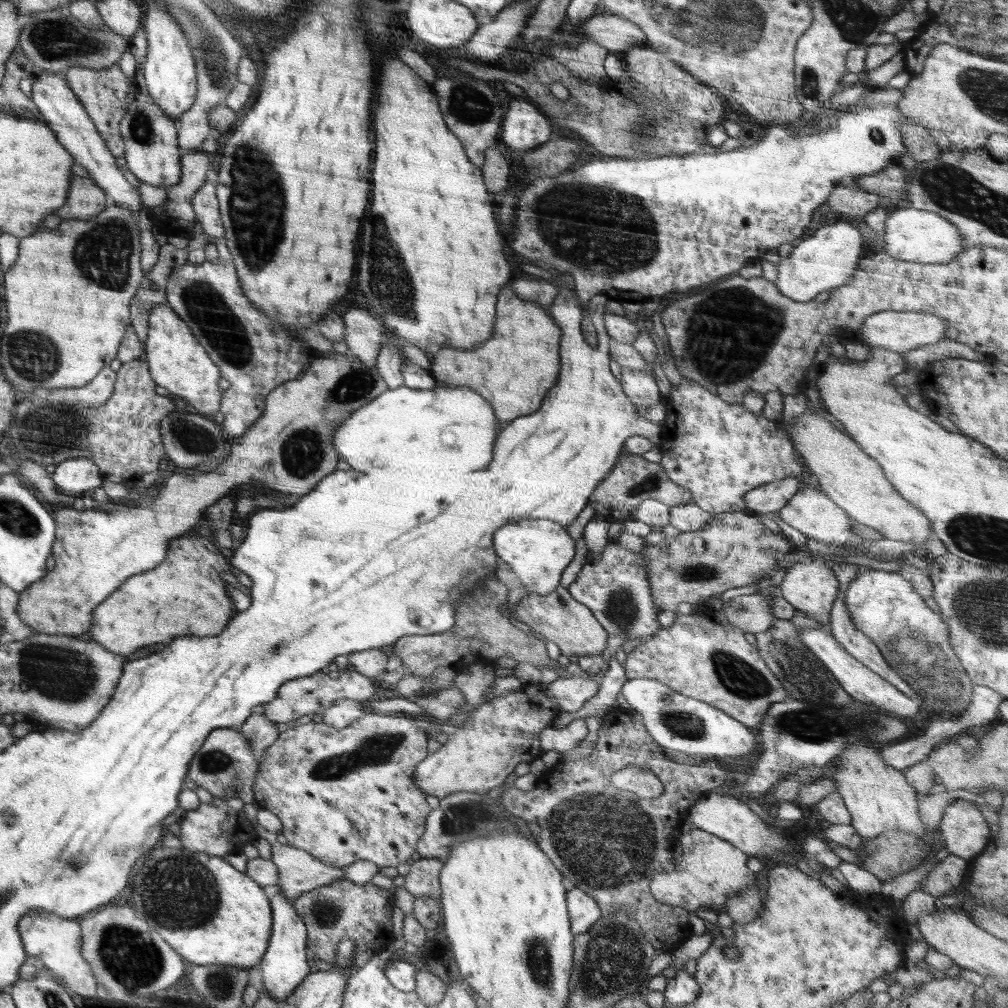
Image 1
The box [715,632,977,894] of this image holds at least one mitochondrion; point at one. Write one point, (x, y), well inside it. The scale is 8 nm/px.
(807, 724)

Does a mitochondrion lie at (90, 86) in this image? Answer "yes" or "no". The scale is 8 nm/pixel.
no

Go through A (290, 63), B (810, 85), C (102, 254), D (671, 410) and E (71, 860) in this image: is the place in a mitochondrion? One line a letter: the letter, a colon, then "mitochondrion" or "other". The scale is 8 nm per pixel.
A: other
B: mitochondrion
C: mitochondrion
D: other
E: mitochondrion

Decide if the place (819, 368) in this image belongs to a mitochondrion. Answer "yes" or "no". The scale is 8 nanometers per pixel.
no

